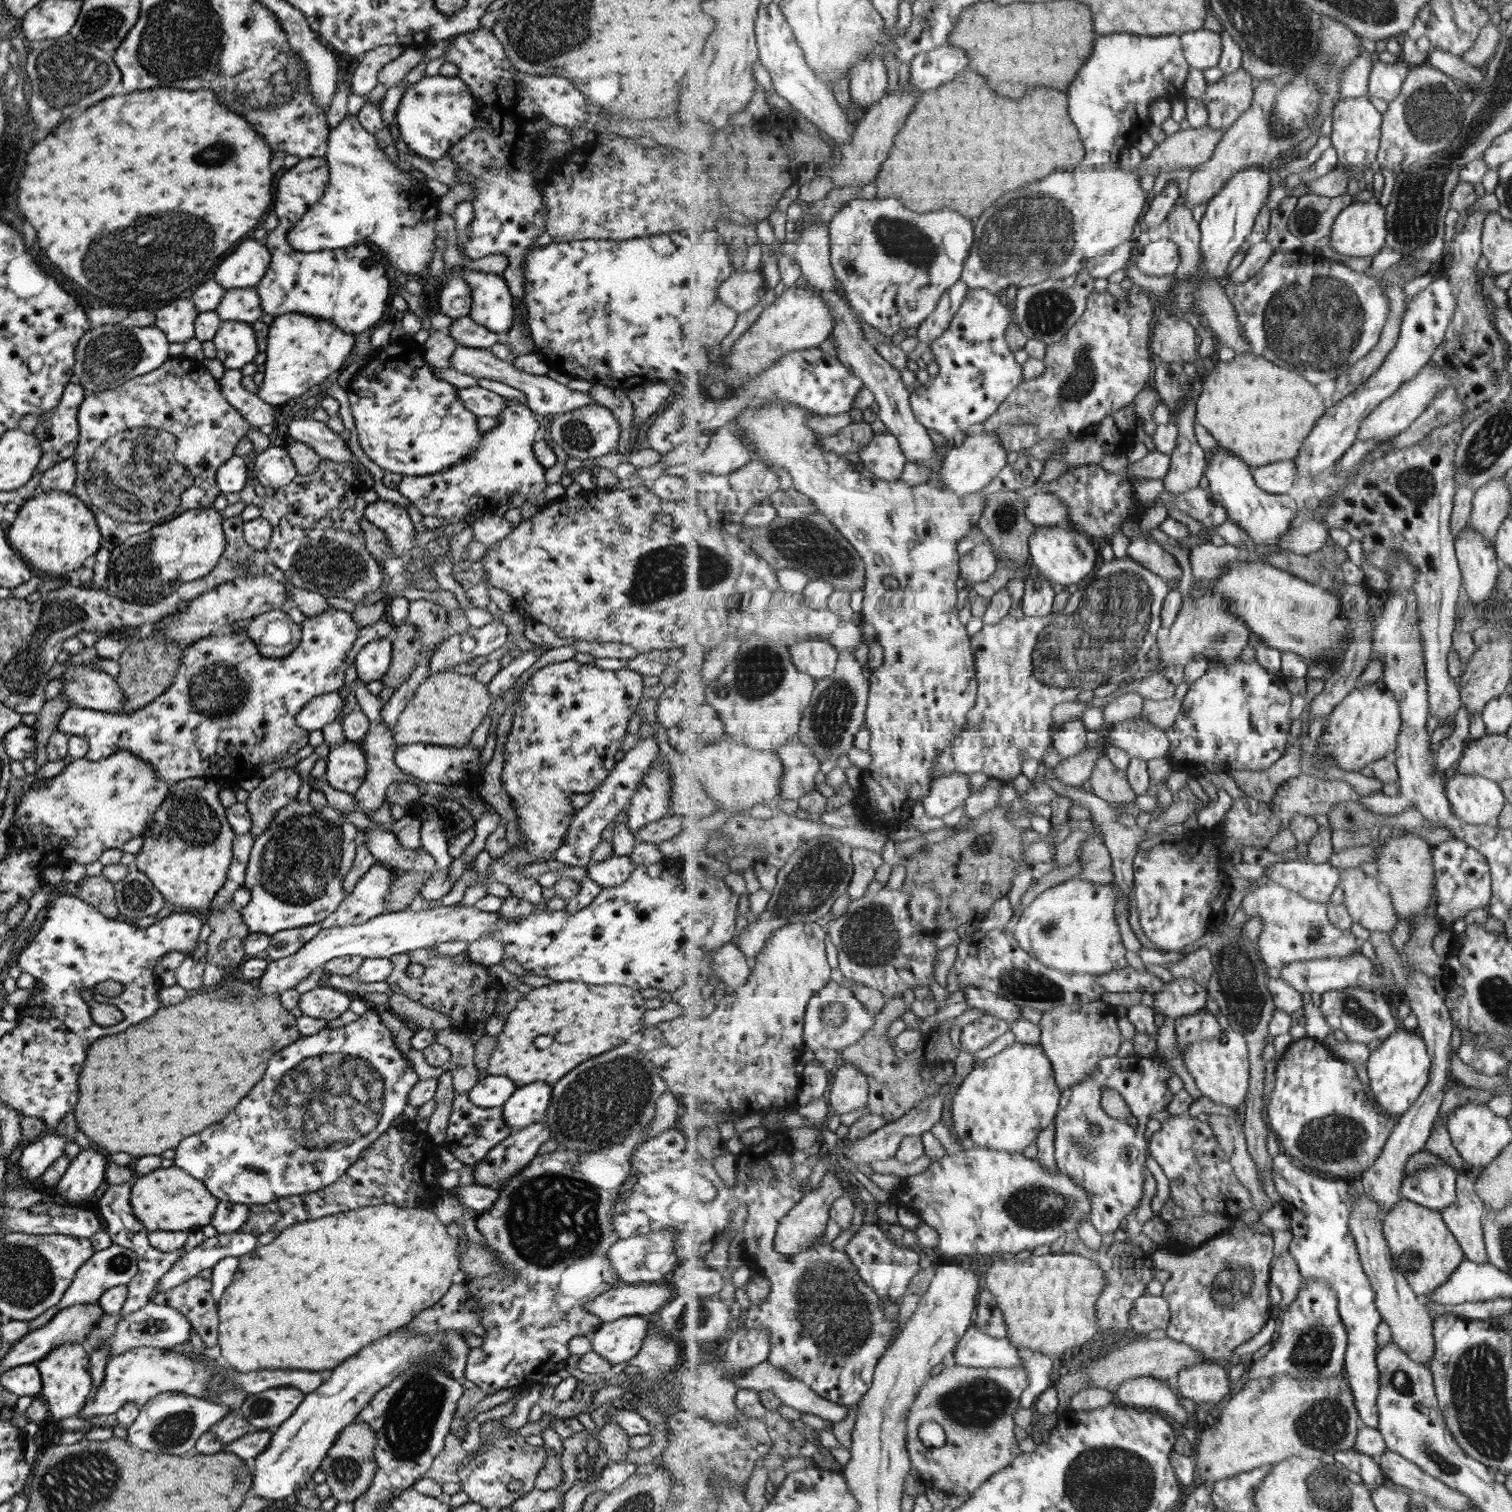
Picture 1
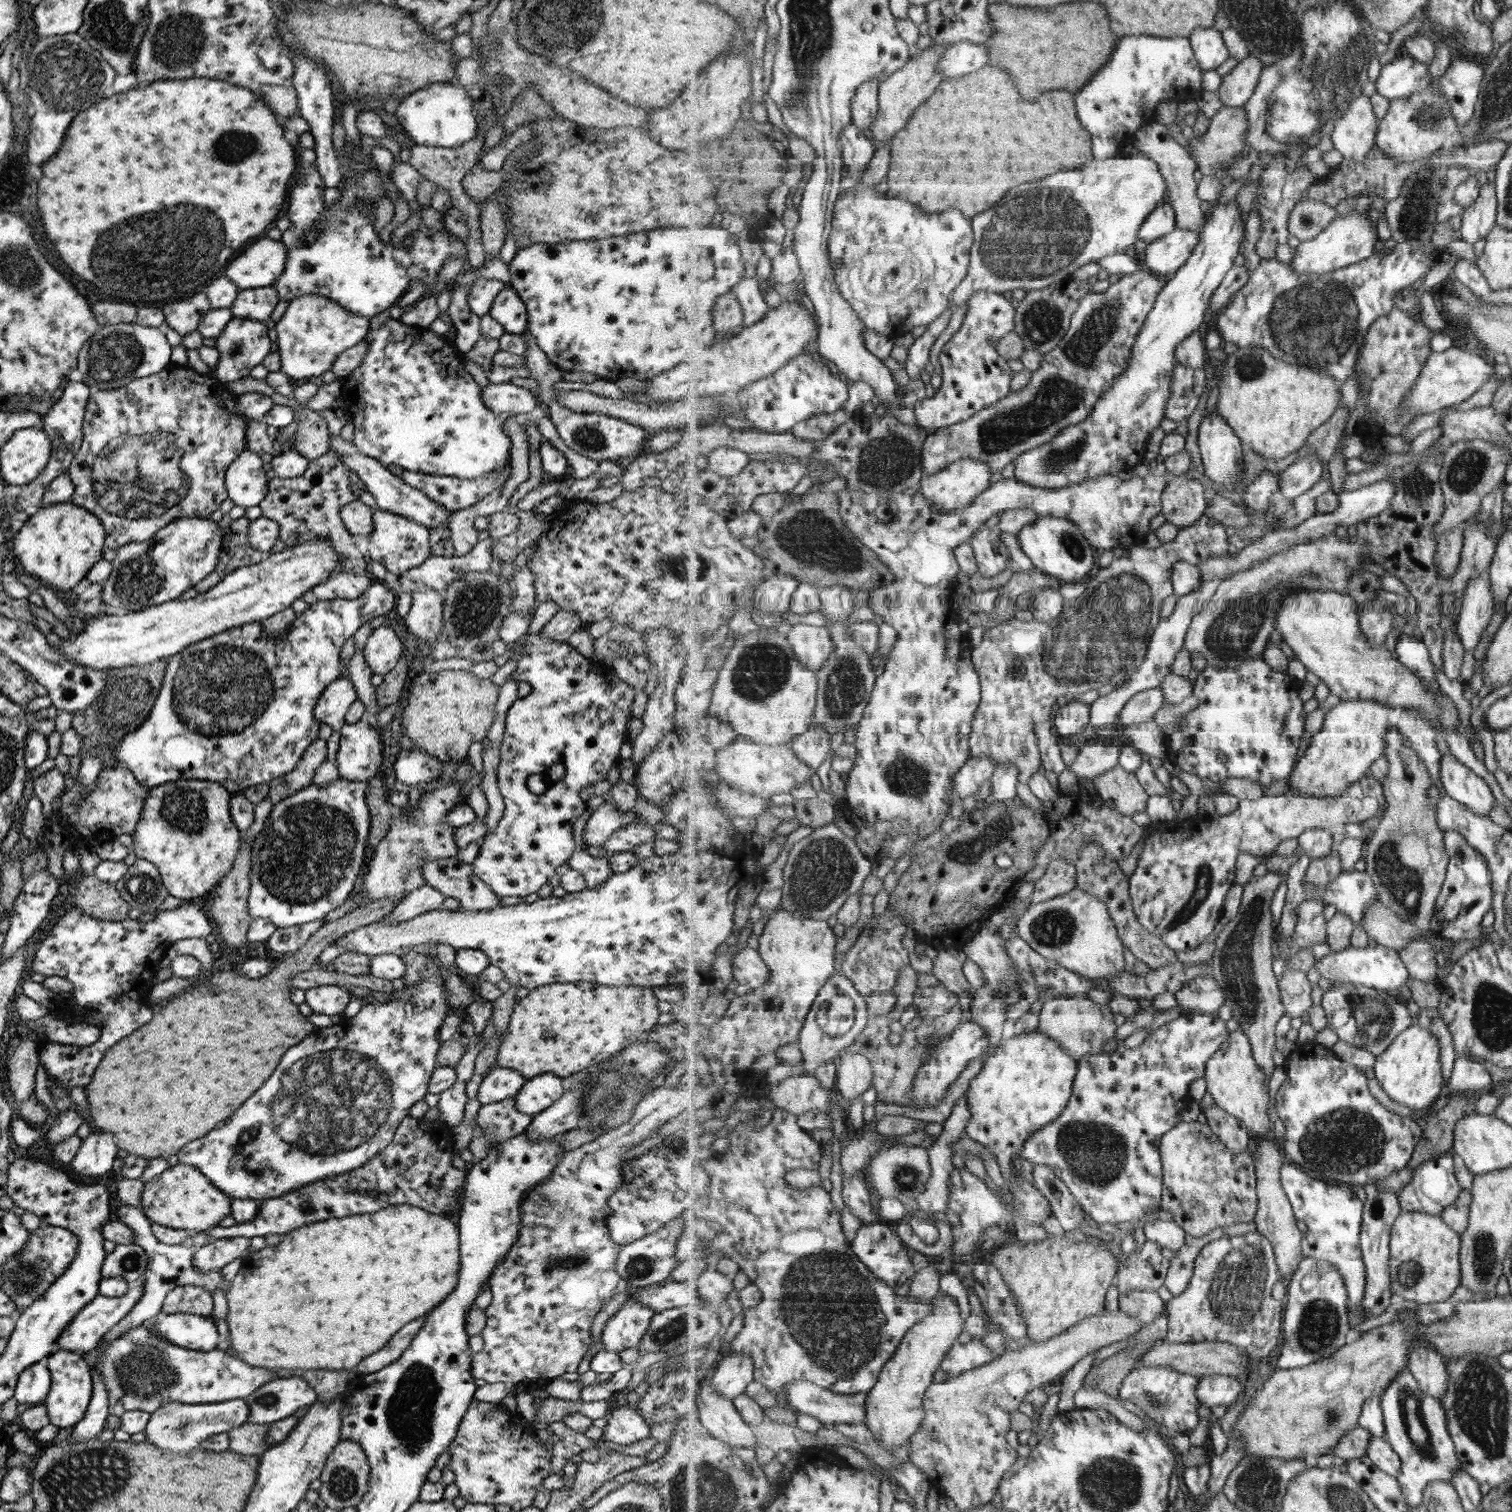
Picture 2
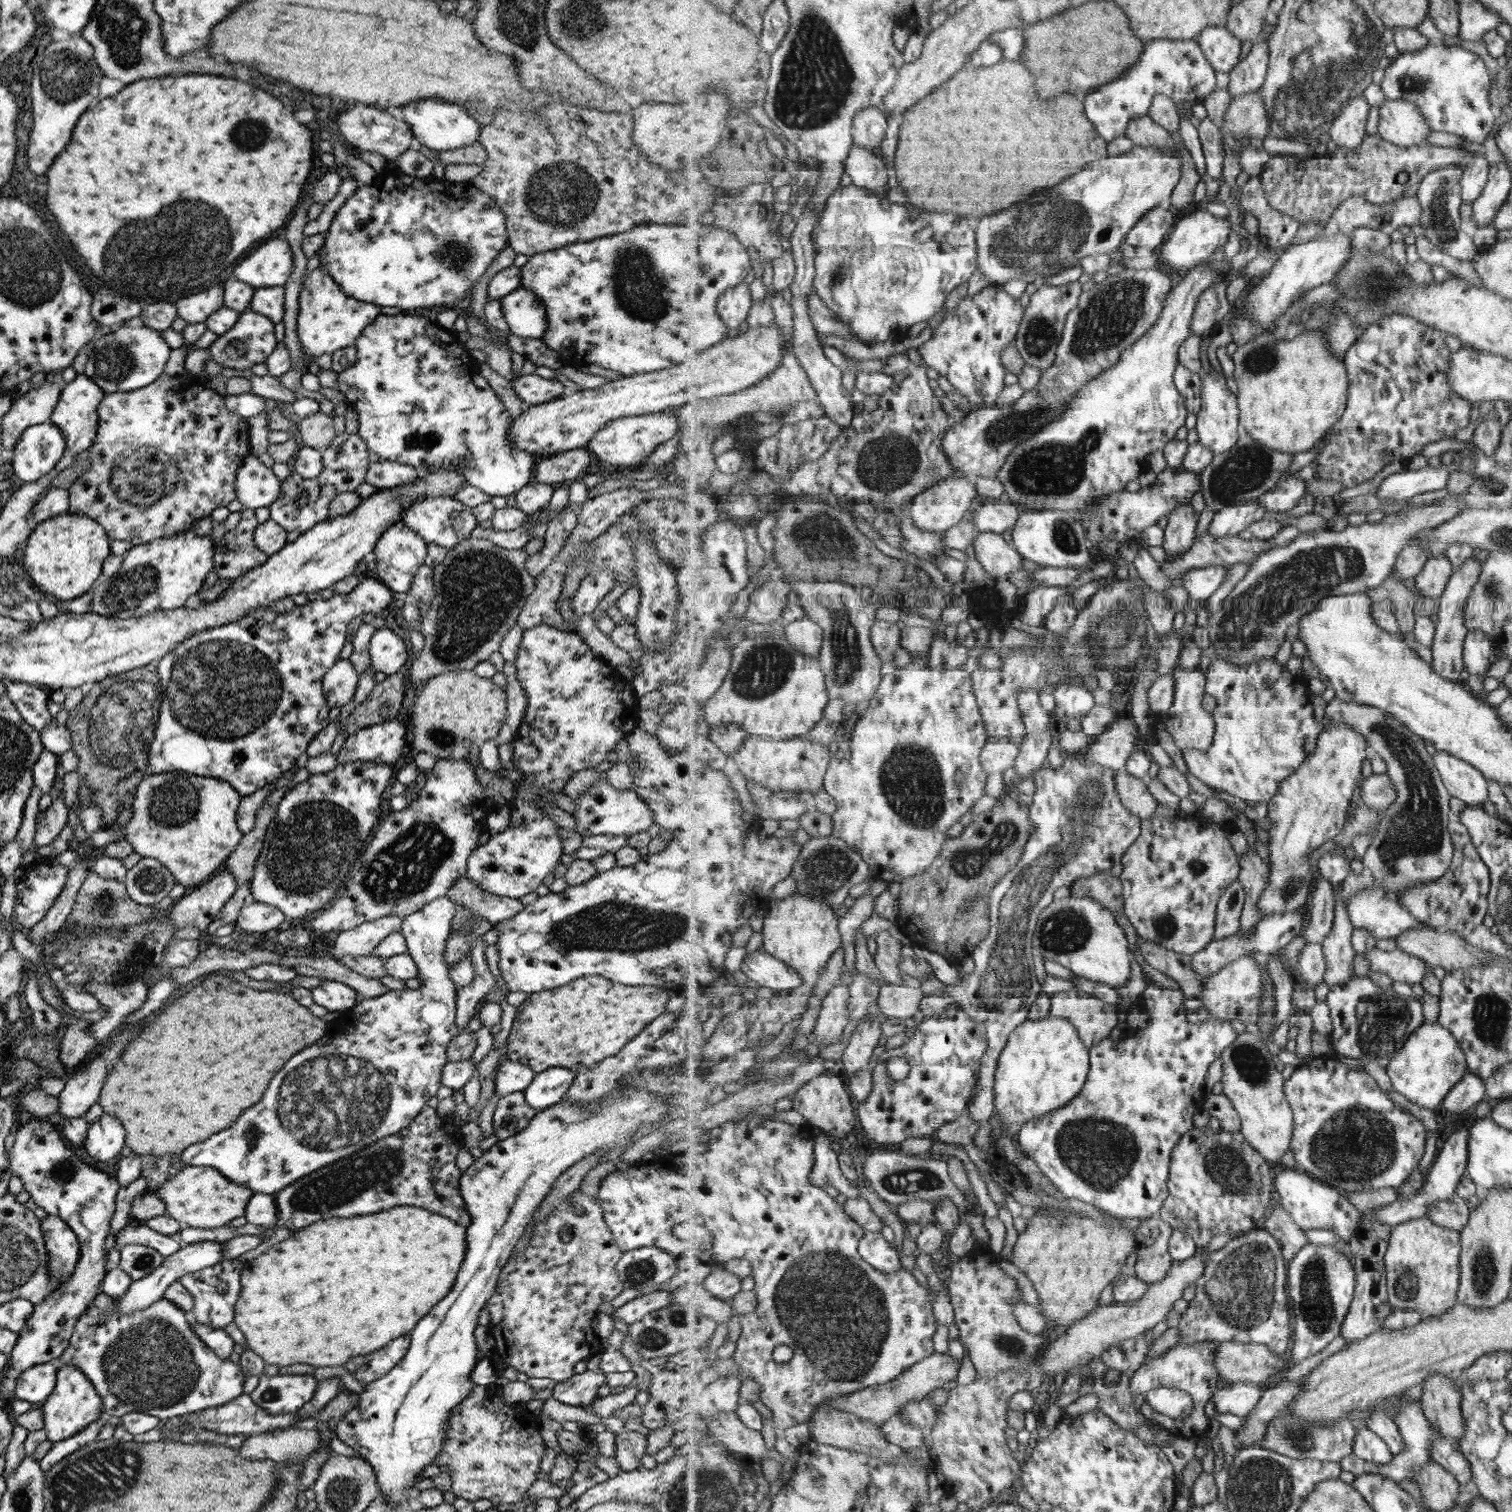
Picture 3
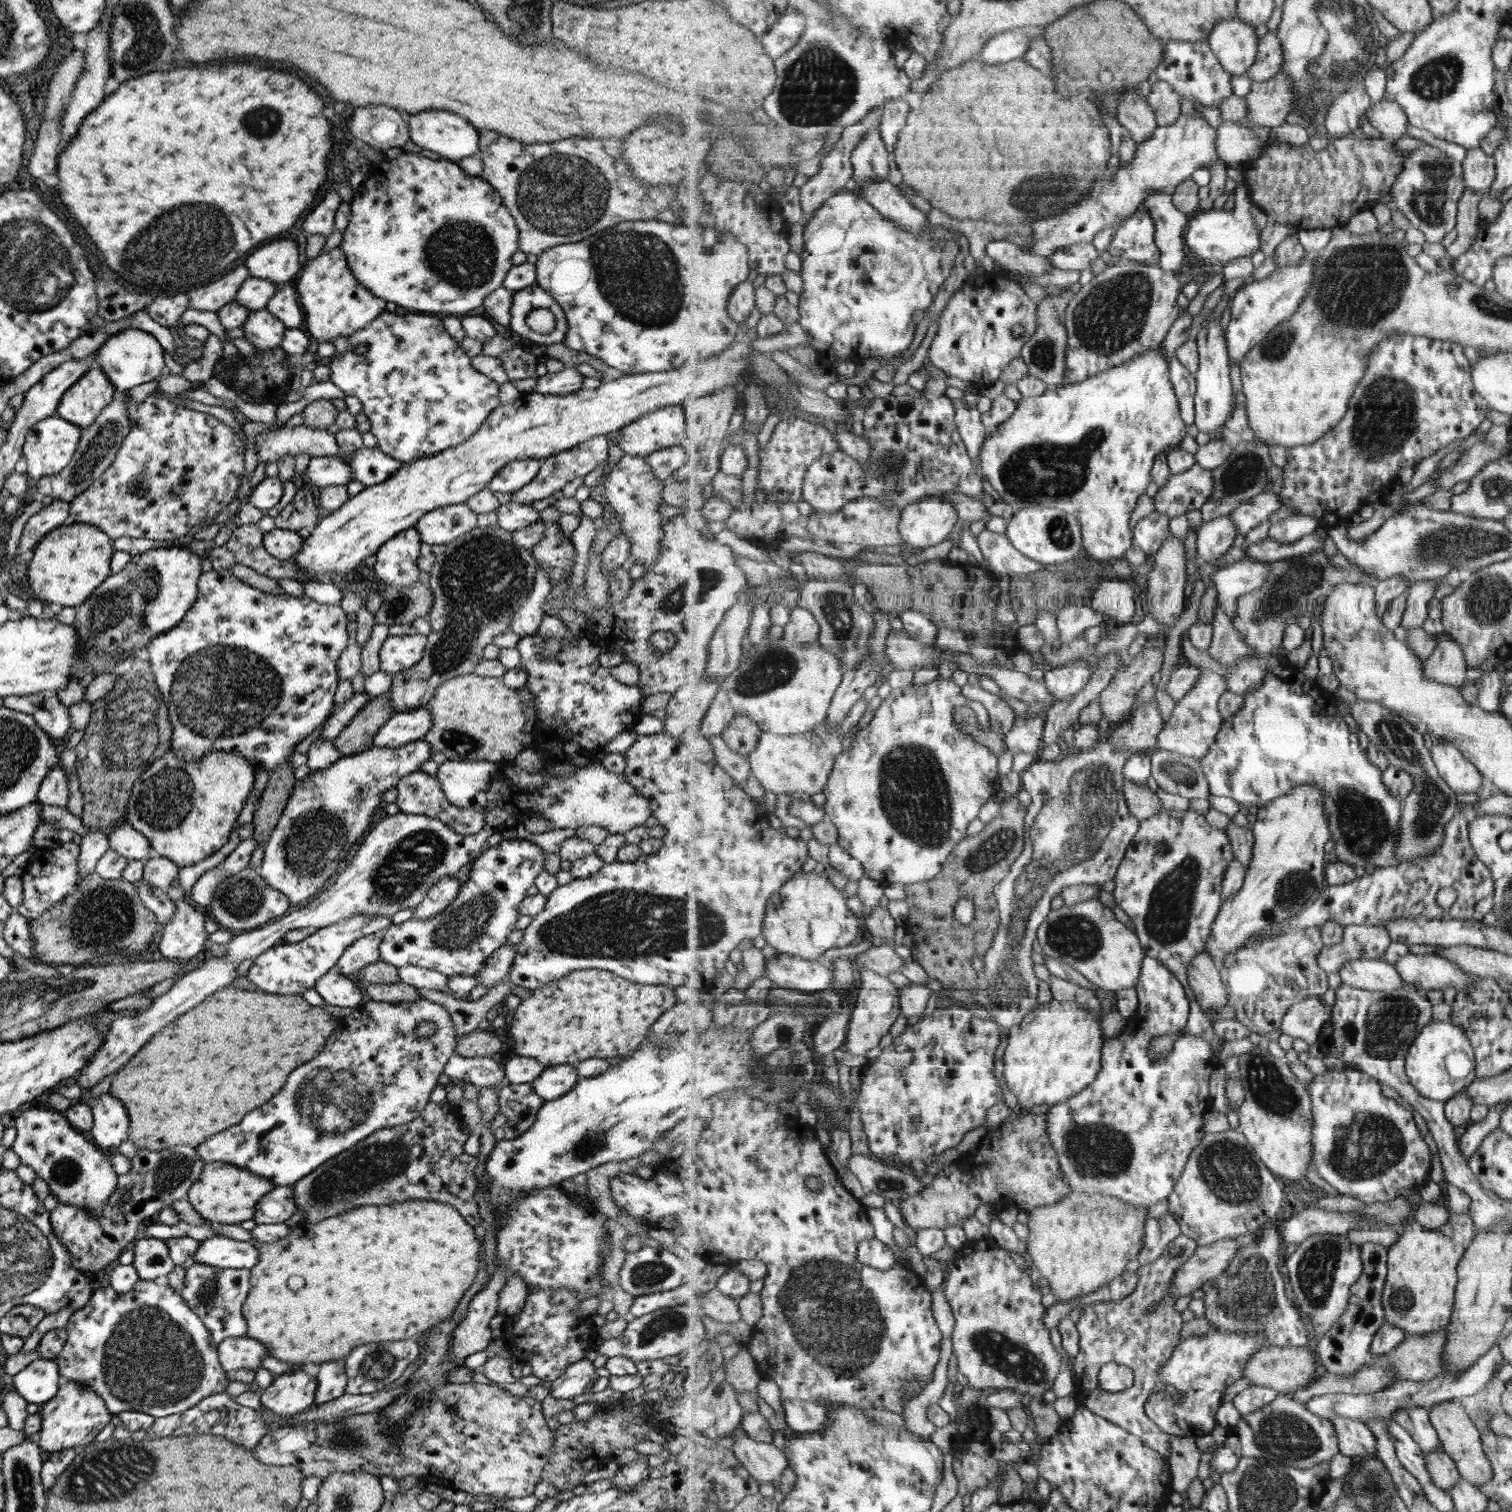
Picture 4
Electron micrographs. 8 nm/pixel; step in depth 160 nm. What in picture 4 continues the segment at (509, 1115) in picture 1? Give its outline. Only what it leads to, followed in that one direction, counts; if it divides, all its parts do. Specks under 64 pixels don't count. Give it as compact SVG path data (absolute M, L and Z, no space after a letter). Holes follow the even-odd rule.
M557 1064L545 1067L545 1070L534 1078L530 1085L533 1092L544 1101L555 1100L569 1092L579 1077L573 1065Z

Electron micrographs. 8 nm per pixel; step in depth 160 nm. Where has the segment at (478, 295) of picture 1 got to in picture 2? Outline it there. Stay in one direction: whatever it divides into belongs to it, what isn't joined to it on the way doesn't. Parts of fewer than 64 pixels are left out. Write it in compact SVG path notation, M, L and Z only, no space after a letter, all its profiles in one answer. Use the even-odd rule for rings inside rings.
M512 287L499 291L492 299L488 315L503 327L505 333L523 332L527 324L525 305Z

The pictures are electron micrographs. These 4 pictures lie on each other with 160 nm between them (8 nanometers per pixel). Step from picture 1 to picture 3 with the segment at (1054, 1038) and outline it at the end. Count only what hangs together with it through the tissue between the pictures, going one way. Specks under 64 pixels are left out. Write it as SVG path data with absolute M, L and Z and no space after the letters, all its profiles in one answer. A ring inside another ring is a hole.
M1078 989L1057 992L1052 995L1050 1016L1068 1018L1078 1028L1078 1035L1090 1049L1105 1038L1111 1030L1121 1027L1117 1020L1119 1008L1103 1000L1089 997Z

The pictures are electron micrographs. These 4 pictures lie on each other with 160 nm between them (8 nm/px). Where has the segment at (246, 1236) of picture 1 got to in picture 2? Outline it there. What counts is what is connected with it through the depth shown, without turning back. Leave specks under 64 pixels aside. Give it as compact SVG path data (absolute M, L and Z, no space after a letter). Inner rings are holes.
M245 1237L211 1240L192 1254L192 1265L201 1272L220 1270L234 1258L239 1258L248 1245L249 1239Z

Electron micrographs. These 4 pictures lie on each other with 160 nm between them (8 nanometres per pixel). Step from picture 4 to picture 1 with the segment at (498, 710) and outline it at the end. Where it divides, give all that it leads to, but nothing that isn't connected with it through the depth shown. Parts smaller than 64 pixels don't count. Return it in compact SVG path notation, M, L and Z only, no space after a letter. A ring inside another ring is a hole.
M441 671L428 675L424 682L413 691L411 698L397 717L391 729L396 746L409 744L458 747L469 742L475 728L479 728L482 718L487 714L491 700L485 684L475 680L472 675L454 671Z

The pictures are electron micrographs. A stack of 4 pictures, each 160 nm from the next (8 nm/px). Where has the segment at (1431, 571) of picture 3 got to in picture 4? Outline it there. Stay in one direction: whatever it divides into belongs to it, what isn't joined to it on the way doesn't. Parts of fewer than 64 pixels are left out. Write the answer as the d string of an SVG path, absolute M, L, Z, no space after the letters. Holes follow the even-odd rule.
M1423 580L1423 582L1415 582L1410 584L1409 600L1407 601L1406 611L1402 628L1411 630L1411 628L1419 628L1423 626L1427 616L1429 616L1429 604L1435 596L1437 586L1442 580Z

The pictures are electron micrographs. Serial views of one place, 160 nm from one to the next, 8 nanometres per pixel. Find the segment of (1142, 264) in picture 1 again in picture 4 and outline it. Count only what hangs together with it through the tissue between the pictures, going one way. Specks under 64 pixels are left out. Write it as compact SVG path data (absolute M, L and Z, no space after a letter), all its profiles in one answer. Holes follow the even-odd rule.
M1239 182L1235 188L1235 207L1233 209L1230 211L1222 208L1203 210L1190 220L1185 233L1187 253L1213 265L1223 265L1233 258L1251 257L1257 250L1261 252L1260 231L1255 227L1251 206L1253 206L1253 202L1250 198L1250 188Z

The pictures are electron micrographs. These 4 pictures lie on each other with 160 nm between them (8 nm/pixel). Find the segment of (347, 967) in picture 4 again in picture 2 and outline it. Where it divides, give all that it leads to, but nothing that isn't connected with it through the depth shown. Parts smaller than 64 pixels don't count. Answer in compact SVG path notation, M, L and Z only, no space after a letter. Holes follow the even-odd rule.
M425 883L415 891L408 892L396 907L381 919L381 924L399 924L418 914L441 907L445 897L431 885Z

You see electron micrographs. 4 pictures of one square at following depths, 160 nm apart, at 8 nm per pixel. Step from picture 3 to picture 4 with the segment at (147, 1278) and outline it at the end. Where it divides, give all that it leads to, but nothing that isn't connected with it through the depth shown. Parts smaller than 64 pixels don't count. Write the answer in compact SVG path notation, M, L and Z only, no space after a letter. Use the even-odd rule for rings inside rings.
M219 1235L199 1241L197 1250L190 1256L188 1262L183 1263L183 1267L193 1262L200 1262L219 1268L250 1269L257 1259L257 1249L251 1242L233 1240Z

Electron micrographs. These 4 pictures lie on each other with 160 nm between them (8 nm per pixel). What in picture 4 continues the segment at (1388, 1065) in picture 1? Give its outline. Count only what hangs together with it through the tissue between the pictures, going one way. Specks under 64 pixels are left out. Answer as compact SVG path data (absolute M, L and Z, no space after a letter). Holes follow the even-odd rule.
M1433 1021L1421 1031L1418 1038L1415 1039L1414 1046L1410 1048L1407 1056L1407 1077L1411 1077L1410 1083L1418 1089L1421 1096L1425 1096L1437 1102L1446 1102L1461 1091L1465 1090L1473 1081L1477 1079L1475 1064L1476 1057L1474 1047L1471 1044L1470 1037L1466 1035L1464 1029L1453 1024L1452 1021ZM1455 1054L1467 1054L1467 1058L1473 1064L1473 1070L1465 1078L1451 1076L1447 1072L1447 1060L1449 1056Z

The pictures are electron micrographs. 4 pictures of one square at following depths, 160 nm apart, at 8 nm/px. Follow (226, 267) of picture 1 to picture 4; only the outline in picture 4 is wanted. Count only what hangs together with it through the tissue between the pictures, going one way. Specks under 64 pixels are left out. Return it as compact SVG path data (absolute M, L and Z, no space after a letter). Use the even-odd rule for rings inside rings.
M277 240L253 250L243 263L253 278L273 284L288 284L299 272L298 246L291 240Z

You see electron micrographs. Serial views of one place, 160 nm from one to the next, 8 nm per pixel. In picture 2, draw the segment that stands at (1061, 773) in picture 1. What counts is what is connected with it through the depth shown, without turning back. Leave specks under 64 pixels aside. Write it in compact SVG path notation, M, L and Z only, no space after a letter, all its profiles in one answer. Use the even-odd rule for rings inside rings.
M1080 743L1077 758L1070 764L1070 770L1078 779L1094 779L1096 776L1119 765L1122 748L1116 745Z

